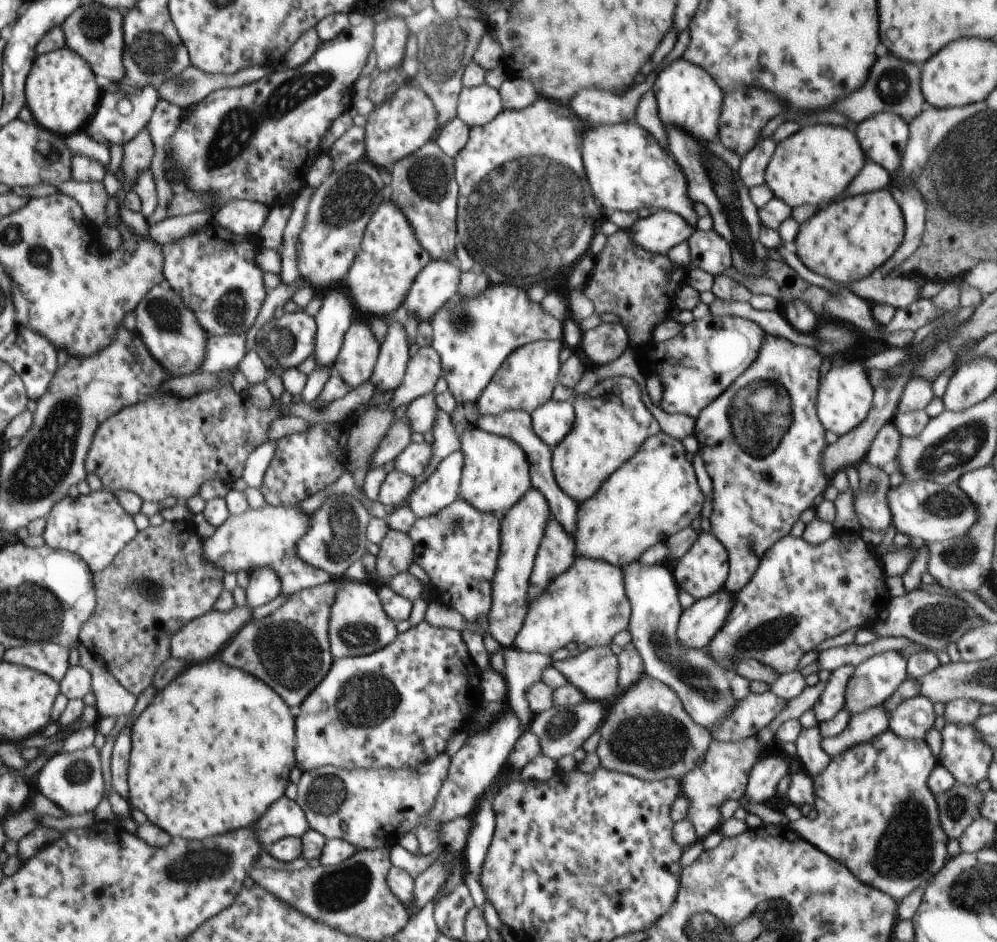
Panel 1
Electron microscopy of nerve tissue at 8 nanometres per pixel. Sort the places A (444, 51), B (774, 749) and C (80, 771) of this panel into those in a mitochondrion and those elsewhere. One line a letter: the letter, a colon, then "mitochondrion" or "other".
A: mitochondrion
B: other
C: mitochondrion

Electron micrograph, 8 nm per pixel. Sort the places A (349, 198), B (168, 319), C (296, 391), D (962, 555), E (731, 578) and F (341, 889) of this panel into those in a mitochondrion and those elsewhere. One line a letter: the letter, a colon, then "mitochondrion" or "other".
A: mitochondrion
B: mitochondrion
C: other
D: mitochondrion
E: other
F: mitochondrion

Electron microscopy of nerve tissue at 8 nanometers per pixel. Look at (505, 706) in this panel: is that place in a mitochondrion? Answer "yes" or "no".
no

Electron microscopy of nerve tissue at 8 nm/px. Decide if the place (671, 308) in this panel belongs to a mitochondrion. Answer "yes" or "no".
no

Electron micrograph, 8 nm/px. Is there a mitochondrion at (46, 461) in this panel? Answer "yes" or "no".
yes

